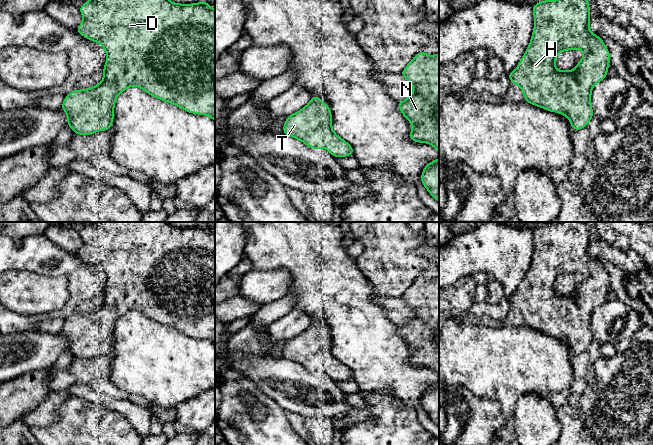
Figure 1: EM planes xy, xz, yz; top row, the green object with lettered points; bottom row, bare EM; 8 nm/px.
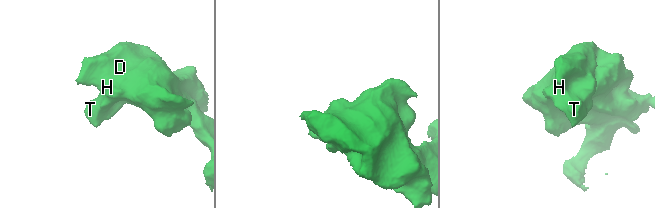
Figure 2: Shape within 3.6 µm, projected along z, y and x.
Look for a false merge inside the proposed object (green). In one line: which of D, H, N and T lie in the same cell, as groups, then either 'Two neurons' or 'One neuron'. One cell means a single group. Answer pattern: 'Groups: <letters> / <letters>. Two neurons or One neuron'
Groups: D H N T. One neuron

